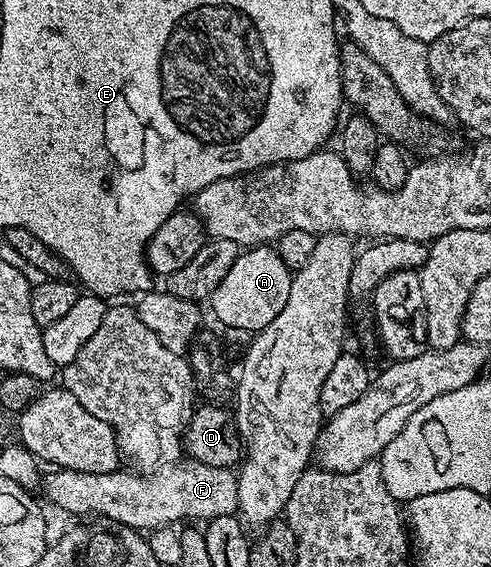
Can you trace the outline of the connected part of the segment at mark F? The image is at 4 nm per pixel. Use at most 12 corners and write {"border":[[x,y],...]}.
{"border":[[192,459],[154,477],[54,468],[65,513],[152,531],[238,512],[232,468]]}

